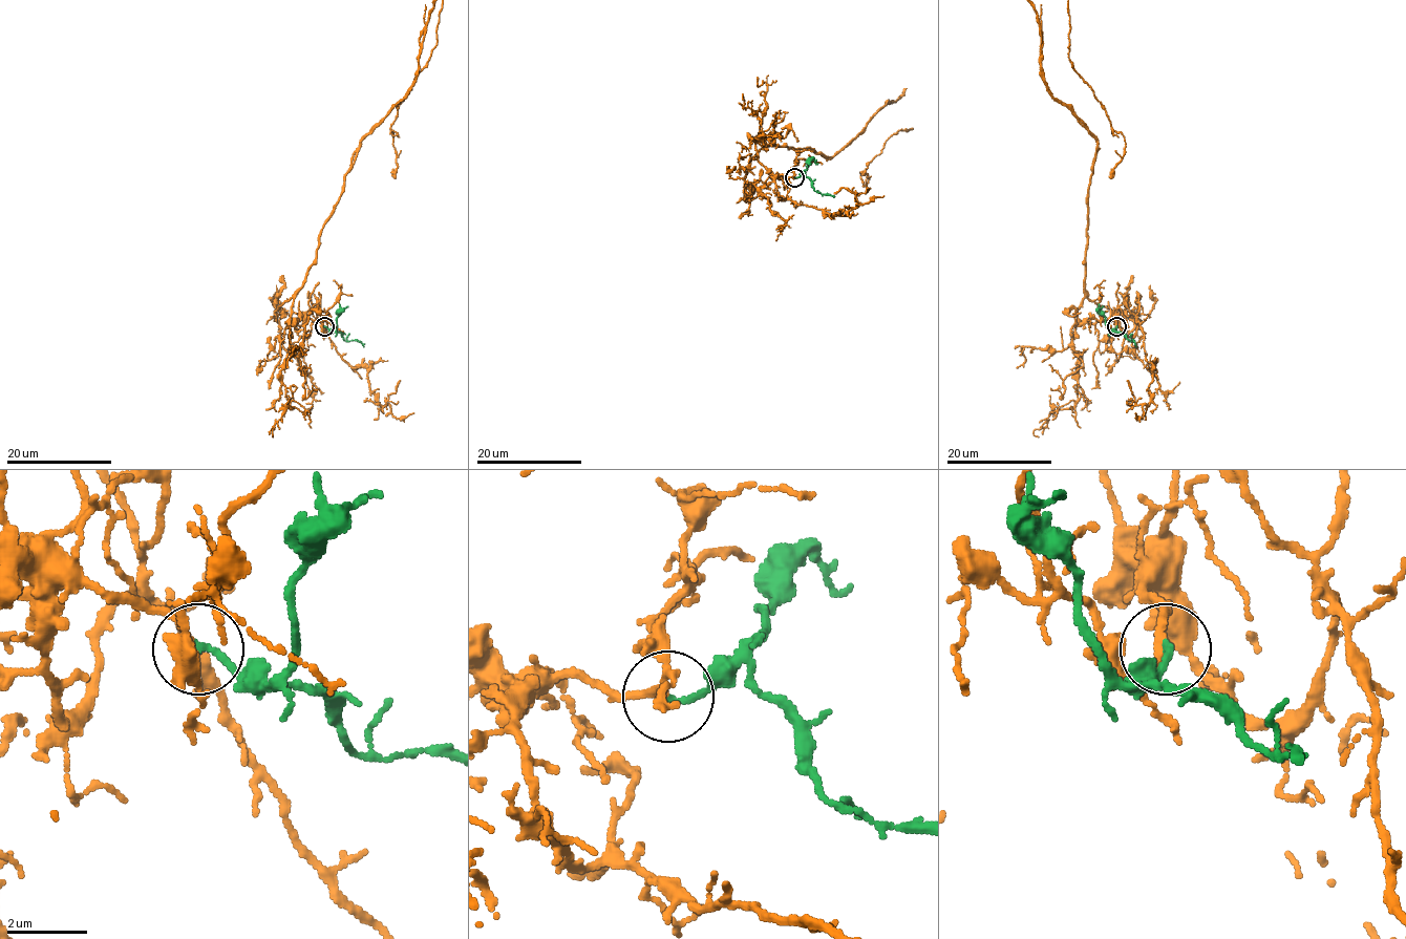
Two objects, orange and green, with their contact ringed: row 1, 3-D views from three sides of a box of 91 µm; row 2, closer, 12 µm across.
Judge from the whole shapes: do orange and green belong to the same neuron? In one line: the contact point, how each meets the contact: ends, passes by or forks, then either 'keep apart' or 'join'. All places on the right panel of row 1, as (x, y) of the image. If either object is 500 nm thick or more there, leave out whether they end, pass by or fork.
at (1116, 326); orange forks there; green ends there; join

